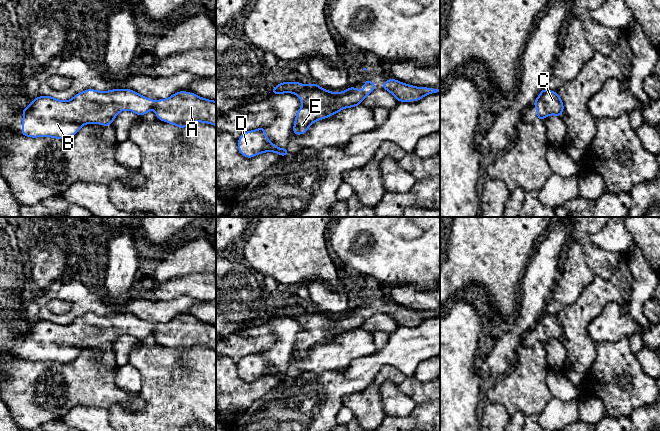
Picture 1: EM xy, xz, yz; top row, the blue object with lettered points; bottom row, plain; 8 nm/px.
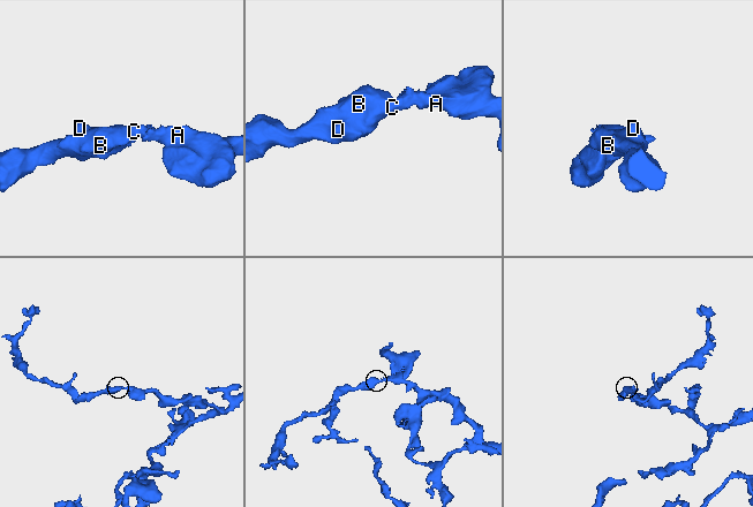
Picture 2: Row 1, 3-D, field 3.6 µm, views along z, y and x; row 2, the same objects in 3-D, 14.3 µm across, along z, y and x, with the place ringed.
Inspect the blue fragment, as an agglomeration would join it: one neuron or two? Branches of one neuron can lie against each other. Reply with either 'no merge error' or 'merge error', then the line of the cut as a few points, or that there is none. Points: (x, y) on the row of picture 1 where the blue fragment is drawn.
no merge error | no cut

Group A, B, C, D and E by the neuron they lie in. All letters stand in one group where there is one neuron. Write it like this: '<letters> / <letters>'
A B C D E

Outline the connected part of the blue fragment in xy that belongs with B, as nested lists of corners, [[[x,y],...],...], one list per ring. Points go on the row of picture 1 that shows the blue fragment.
[[[87,89],[66,101],[52,96],[33,99],[28,107],[22,109],[22,135],[67,139],[85,124],[112,125],[114,118],[123,110],[138,116],[154,110],[159,120],[179,128],[194,122],[216,126],[216,101],[194,93],[179,91],[169,98],[155,101],[130,89]]]

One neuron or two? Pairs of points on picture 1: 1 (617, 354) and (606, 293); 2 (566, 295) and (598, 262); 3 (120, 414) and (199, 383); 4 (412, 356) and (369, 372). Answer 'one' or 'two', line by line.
1: two
2: two
3: one
4: one

